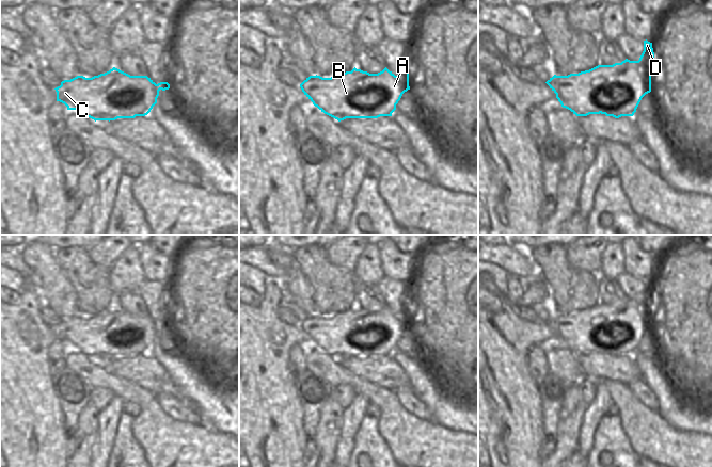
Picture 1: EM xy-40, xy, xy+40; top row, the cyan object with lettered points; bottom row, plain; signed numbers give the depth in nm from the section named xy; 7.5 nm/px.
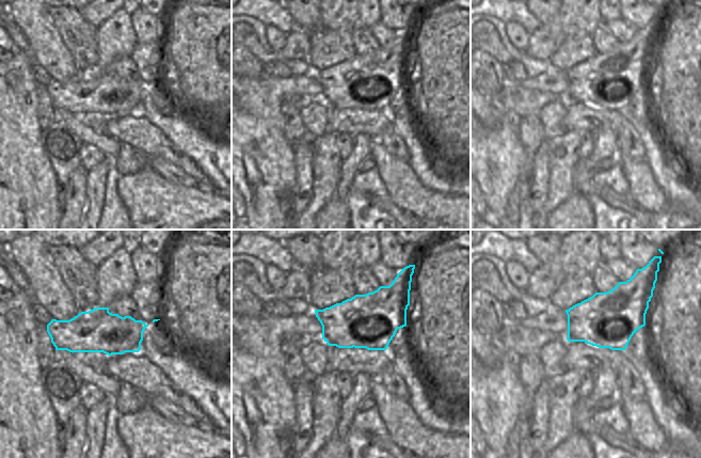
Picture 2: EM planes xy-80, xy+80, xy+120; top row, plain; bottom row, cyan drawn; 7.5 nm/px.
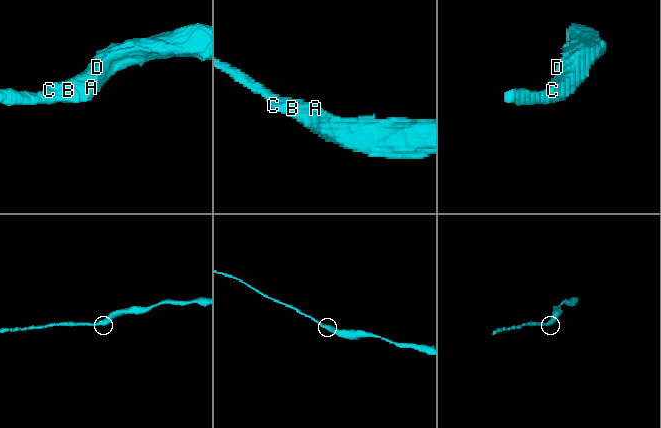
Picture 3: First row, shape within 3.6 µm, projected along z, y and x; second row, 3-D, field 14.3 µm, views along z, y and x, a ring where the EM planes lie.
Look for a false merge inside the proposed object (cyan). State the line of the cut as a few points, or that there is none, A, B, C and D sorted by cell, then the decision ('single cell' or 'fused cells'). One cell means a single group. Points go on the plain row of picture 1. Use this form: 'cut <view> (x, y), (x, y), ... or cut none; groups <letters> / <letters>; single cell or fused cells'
cut none; groups A B C D; single cell

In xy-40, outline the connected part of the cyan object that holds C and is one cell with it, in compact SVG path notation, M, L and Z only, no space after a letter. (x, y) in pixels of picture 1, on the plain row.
M113 306L109 310L92 317L77 315L70 319L64 319L54 328L57 340L64 342L67 349L77 349L95 360L110 360L117 357L135 357L147 354L157 342L159 329L169 327L168 321L156 323L147 315L130 315Z

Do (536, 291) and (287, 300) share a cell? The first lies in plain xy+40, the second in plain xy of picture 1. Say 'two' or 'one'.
one

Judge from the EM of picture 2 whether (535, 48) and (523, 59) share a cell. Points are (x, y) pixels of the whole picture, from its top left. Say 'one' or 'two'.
two

